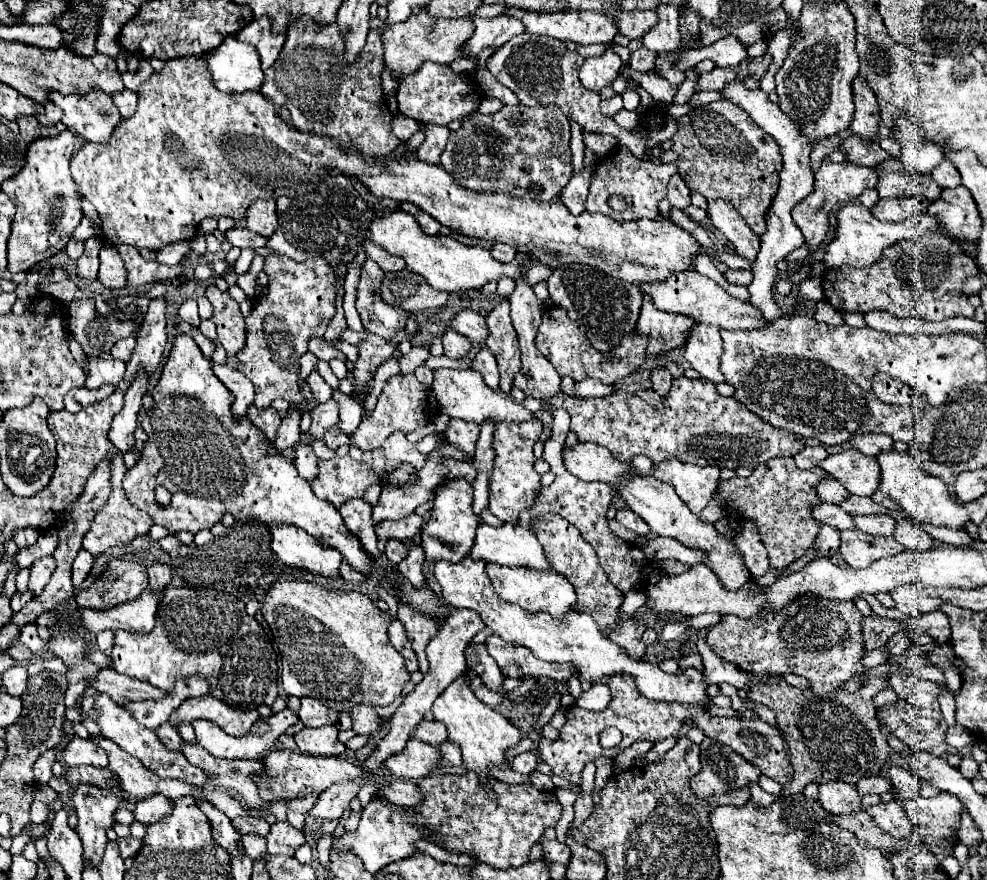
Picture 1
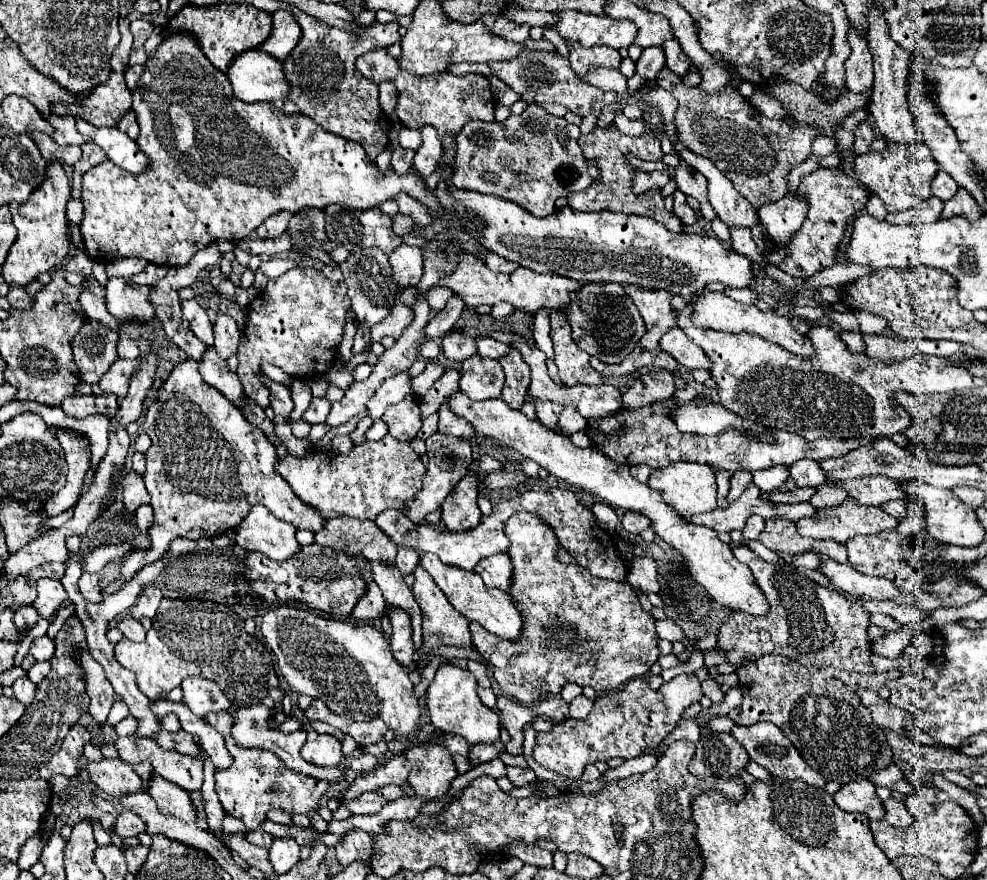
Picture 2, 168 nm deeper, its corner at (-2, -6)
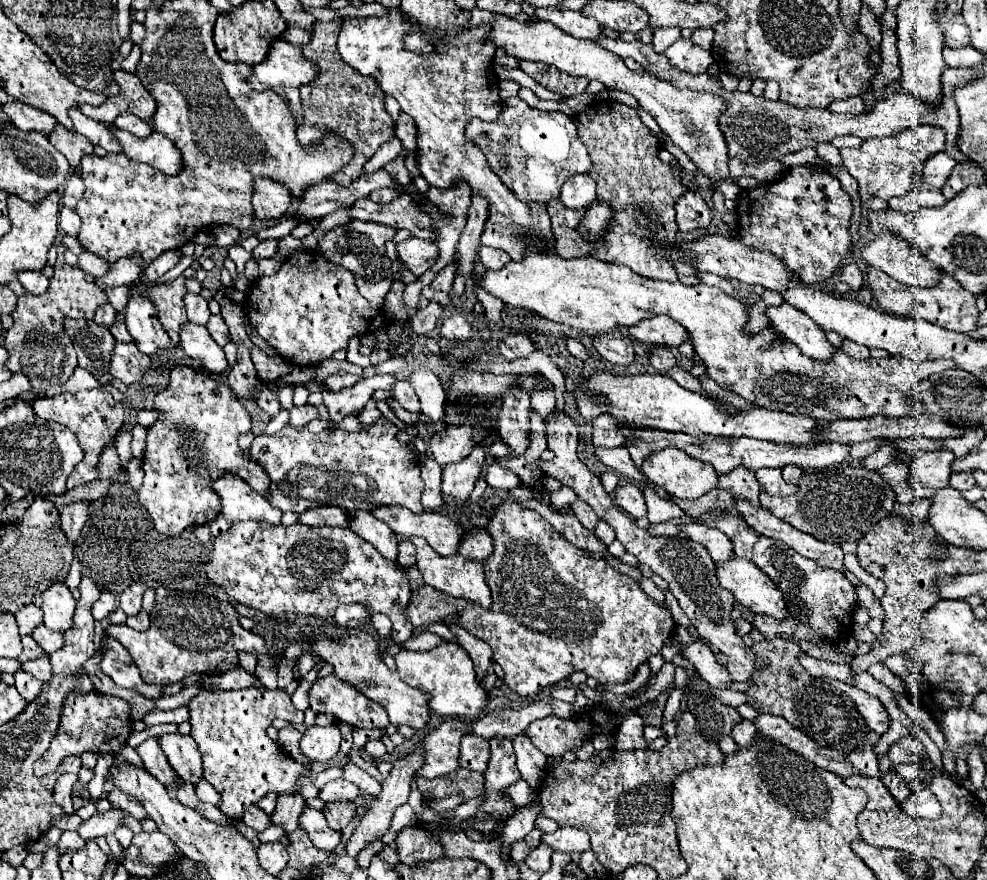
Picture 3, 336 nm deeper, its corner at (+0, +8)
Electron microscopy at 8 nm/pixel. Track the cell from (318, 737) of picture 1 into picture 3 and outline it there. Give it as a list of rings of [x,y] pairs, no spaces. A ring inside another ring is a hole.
[[[336,724],[320,728],[320,726],[310,726],[304,732],[304,738],[300,742],[300,752],[318,764],[324,764],[328,760],[332,760],[338,754],[340,748],[340,728]]]

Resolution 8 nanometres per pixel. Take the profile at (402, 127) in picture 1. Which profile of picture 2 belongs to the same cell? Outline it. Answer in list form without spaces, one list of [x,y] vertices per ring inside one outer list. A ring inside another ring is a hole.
[[[402,128],[400,130],[400,146],[404,148],[410,148],[410,150],[418,150],[422,146],[422,138],[420,138],[420,132],[418,130],[410,130],[410,128]]]

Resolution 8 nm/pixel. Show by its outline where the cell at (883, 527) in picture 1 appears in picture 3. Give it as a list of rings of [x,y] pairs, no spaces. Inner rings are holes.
[[[856,462],[806,472],[798,482],[798,492],[790,496],[770,496],[766,490],[760,490],[760,506],[764,510],[788,522],[796,530],[830,544],[860,540],[874,524],[892,512],[894,502],[896,496],[888,482],[878,472],[870,472]]]

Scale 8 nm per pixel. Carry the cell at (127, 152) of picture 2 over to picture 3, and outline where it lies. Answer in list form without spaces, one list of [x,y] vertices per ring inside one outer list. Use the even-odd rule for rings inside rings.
[[[114,128],[114,132],[116,132],[116,138],[120,140],[120,146],[124,148],[124,154],[130,160],[150,164],[168,176],[176,176],[182,172],[182,168],[184,168],[182,154],[172,144],[172,140],[166,138],[164,134],[152,132],[152,136],[148,136],[148,140],[140,140],[118,128]]]

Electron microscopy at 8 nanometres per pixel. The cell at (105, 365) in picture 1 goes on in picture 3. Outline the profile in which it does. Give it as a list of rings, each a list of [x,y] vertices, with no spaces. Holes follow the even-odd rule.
[[[116,342],[116,348],[112,352],[112,364],[110,374],[124,384],[138,382],[144,372],[150,366],[150,358],[144,356],[134,342]]]

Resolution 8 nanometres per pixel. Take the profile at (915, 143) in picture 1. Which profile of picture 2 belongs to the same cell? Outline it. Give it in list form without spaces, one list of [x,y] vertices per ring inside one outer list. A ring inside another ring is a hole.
[[[876,4],[872,6],[872,10],[868,12],[868,22],[870,22],[868,48],[874,56],[874,90],[872,90],[872,98],[868,104],[868,112],[874,116],[874,122],[886,142],[912,144],[920,138],[918,138],[918,130],[914,126],[914,118],[912,118],[908,102],[906,102],[906,80],[910,74],[910,54],[906,54],[906,50],[902,50],[890,38],[880,6],[876,6]]]

